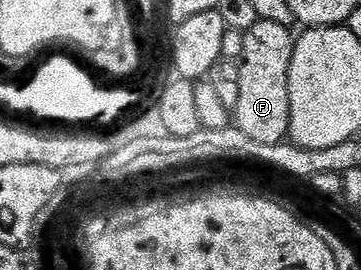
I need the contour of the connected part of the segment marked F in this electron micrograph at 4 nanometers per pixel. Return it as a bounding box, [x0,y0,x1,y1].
[231,20,294,146]

